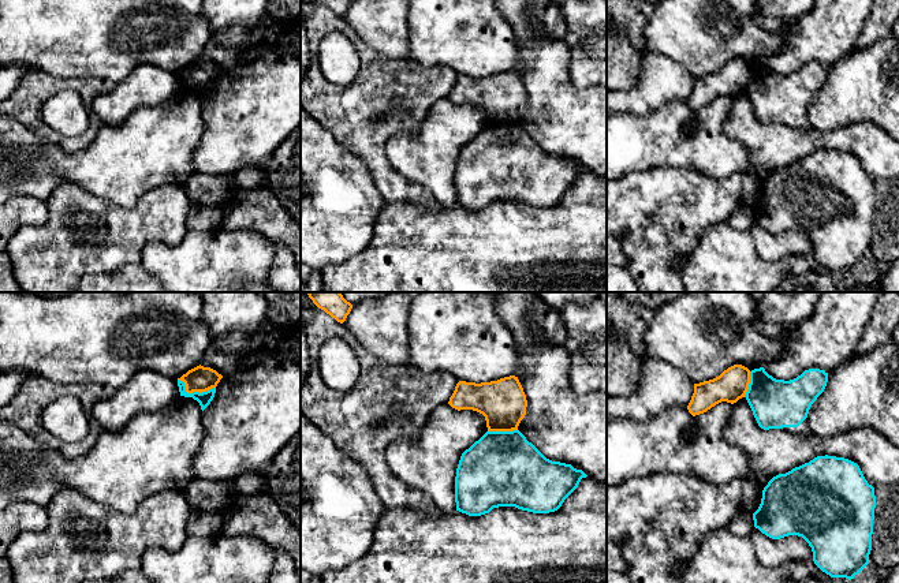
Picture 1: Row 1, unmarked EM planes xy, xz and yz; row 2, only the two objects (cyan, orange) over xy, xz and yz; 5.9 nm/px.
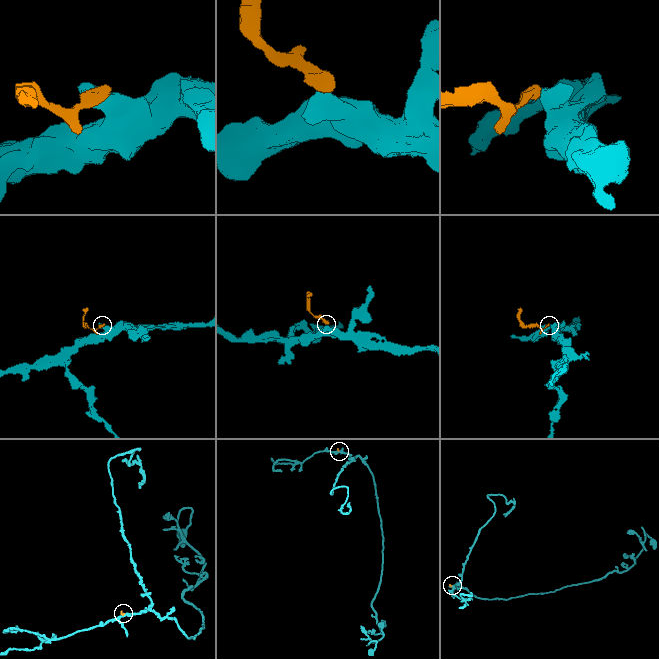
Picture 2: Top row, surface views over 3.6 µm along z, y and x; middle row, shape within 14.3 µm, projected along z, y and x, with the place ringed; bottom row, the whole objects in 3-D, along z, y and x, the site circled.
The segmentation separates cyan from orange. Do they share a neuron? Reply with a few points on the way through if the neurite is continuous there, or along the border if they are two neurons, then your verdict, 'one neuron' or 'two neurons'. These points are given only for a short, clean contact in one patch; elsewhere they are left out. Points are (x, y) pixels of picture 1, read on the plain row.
border xy (178, 73), (183, 77), (187, 86), (205, 86), (215, 81); two neurons

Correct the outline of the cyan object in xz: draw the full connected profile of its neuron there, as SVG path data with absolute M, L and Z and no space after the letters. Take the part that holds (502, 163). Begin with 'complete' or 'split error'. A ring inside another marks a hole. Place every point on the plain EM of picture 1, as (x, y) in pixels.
complete; M488 124L460 150L456 205L469 210L499 201L555 206L586 171L571 158L547 153L519 124Z

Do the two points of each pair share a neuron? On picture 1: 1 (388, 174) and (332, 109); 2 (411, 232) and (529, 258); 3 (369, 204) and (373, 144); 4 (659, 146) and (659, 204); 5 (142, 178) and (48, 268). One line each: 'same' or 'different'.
1: same
2: same
3: different
4: different
5: different

